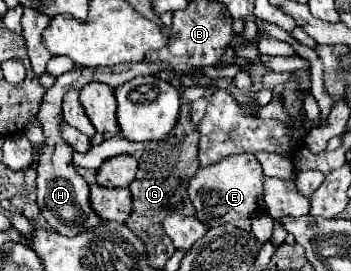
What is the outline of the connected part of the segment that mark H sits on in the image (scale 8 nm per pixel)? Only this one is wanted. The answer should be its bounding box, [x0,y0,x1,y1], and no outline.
[36,62,166,236]

